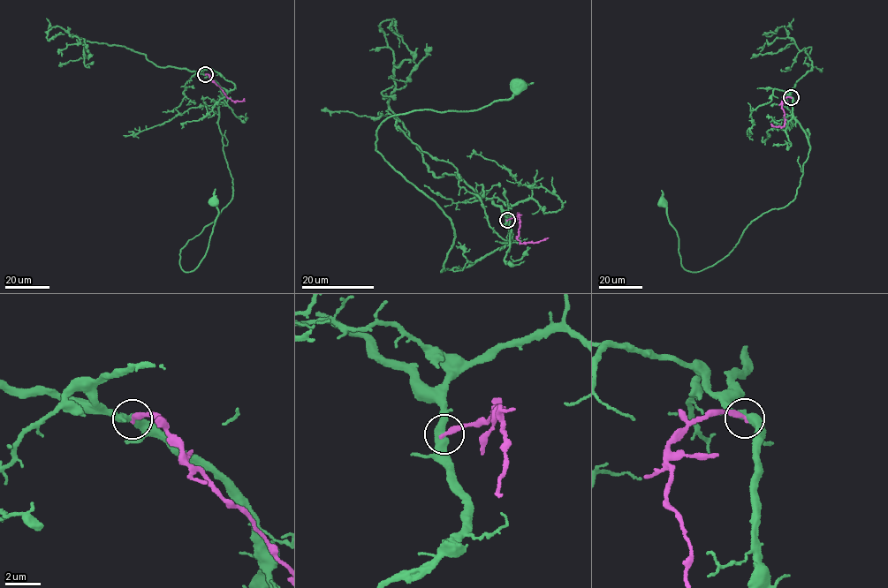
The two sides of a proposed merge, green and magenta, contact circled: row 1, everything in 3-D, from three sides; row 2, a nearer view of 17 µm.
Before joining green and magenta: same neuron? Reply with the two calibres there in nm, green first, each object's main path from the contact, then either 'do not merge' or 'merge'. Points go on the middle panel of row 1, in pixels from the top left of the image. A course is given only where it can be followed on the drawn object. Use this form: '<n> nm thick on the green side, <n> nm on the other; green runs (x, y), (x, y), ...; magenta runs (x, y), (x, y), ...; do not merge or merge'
480 nm thick on the green side, 280 nm on the other; green runs (507, 220), (505, 244), (441, 273), (450, 218), (375, 144), (391, 116), (474, 110), (518, 84); magenta runs (507, 220), (519, 215), (520, 222), (517, 236), (520, 243), (538, 243), (549, 237); do not merge

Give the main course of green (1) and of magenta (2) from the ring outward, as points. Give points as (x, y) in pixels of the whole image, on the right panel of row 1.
1: (791, 98), (793, 116), (809, 147), (795, 199), (751, 222), (728, 253), (700, 271), (686, 270), (662, 202)
2: (791, 98), (786, 97), (781, 103), (784, 125), (776, 127), (770, 124)

